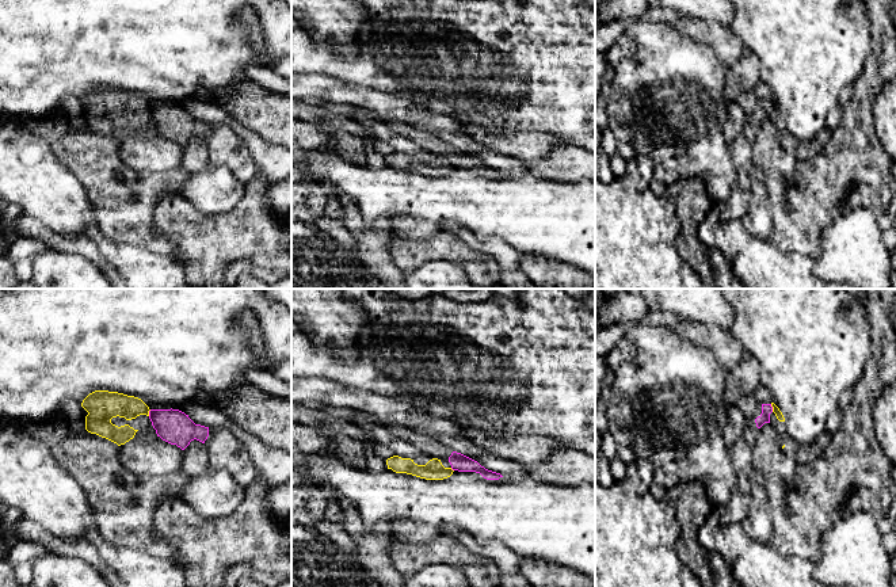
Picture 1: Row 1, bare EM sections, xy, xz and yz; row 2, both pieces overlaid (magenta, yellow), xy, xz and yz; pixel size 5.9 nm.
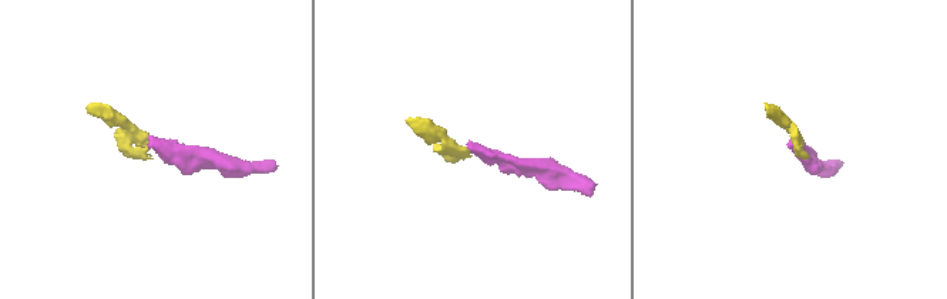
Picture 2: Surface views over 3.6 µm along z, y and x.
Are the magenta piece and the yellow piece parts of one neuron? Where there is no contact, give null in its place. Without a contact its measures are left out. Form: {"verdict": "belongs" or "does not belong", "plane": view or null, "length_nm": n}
{"verdict": "does not belong", "plane": "yz", "length_nm": 50}

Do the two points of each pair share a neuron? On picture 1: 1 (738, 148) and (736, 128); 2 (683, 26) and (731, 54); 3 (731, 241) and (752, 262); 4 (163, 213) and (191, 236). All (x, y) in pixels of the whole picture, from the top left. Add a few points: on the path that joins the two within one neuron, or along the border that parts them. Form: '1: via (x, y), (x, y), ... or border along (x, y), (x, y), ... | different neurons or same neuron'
1: border along (742, 132), (729, 143) | different neurons
2: via (696, 29), (710, 34), (719, 42) | same neuron
3: via (736, 246), (747, 256) | same neuron
4: via (170, 214), (185, 229) | same neuron

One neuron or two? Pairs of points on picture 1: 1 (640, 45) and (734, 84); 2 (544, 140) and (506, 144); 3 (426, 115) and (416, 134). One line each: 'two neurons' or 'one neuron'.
1: two neurons
2: one neuron
3: two neurons

